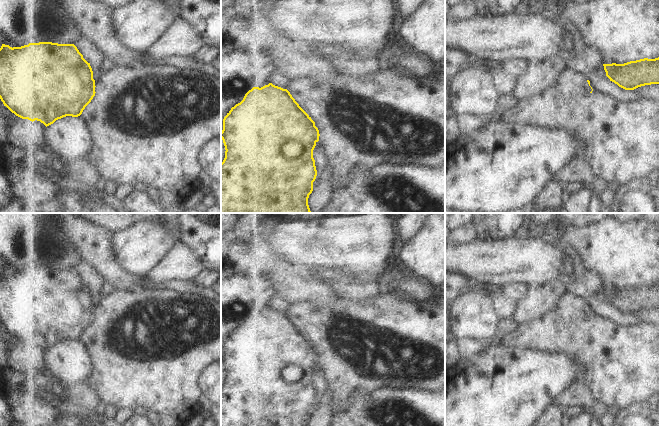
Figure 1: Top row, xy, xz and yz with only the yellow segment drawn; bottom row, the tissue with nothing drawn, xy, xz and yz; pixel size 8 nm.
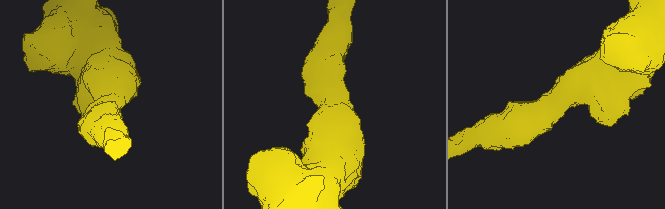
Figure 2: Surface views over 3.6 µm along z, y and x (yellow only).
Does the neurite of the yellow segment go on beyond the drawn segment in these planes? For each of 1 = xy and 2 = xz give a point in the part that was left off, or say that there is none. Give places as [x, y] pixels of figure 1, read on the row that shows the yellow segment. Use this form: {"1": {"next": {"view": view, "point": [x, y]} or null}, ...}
{"1": {"next": null}, "2": {"next": null}}

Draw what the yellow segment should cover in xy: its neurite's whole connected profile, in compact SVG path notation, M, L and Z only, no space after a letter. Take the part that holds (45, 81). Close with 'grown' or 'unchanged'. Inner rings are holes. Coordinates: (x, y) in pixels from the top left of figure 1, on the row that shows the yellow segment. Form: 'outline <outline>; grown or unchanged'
outline M29 43L21 47L2 44L0 48L0 99L22 119L40 121L46 127L66 116L78 117L95 96L93 71L74 44Z; unchanged

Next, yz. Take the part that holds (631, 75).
outline M659 57L644 58L624 64L603 64L603 66L610 81L625 90L659 84Z; unchanged

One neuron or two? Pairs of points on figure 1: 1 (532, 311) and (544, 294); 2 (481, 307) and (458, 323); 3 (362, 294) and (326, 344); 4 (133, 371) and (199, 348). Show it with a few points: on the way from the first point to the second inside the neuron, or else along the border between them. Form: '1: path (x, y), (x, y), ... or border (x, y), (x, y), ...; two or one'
1: path (532, 307), (541, 298); one
2: path (475, 313), (464, 323); one
3: border (379, 294), (360, 301), (341, 298); two
4: path (149, 358), (183, 353); one

